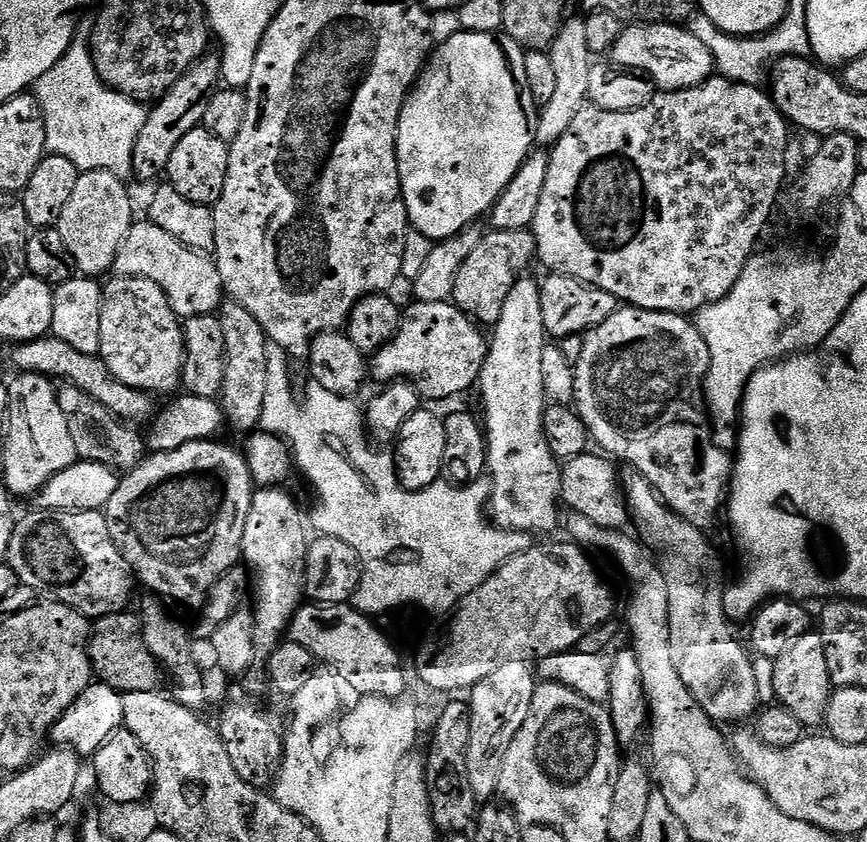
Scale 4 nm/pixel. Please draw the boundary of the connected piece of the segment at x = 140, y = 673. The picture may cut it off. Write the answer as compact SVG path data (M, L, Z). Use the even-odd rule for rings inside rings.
M131 611L115 612L101 616L92 624L92 634L88 641L88 657L92 660L92 671L99 683L109 684L115 692L155 692L161 686L162 669L146 650L141 625L131 616Z

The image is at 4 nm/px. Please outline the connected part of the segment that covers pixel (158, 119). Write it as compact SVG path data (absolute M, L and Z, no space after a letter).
M206 54L197 64L188 67L184 77L165 96L151 105L148 121L142 126L132 151L132 176L135 179L152 180L155 176L163 177L167 173L170 154L174 154L178 142L182 142L190 130L203 125L206 106L221 80L219 55Z

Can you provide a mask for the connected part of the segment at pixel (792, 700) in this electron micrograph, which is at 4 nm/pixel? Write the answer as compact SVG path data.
M810 630L802 638L798 638L798 642L794 642L794 646L790 646L781 656L776 657L772 668L772 692L776 695L775 703L779 707L790 710L790 714L794 714L794 718L798 718L798 722L804 724L805 729L816 730L816 728L825 723L828 718L828 707L830 706L830 698L834 691L834 685L830 678L830 670L826 667L826 650L824 649L824 638L819 631Z

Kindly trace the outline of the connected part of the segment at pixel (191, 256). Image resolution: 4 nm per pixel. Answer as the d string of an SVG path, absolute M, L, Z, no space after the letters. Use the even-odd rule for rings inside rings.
M133 223L130 234L126 234L126 242L122 242L116 255L115 275L146 278L162 286L170 306L181 318L213 315L226 299L222 274L218 274L215 259L193 248L184 247L178 238L170 238L162 226L143 223Z

